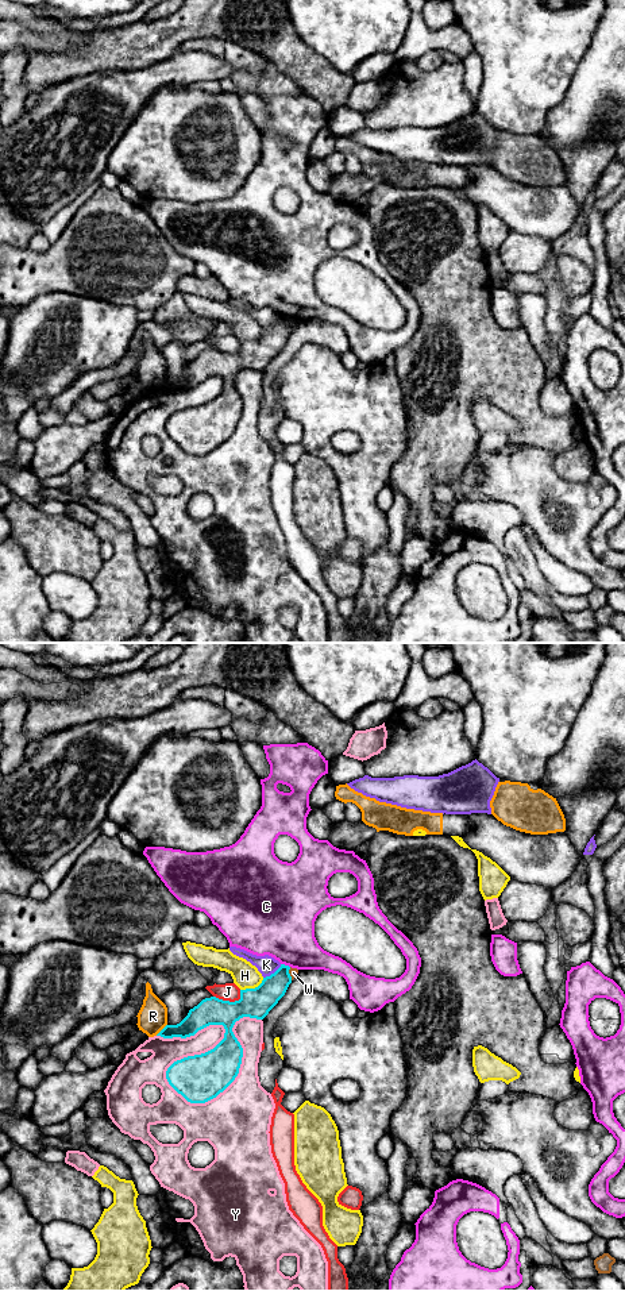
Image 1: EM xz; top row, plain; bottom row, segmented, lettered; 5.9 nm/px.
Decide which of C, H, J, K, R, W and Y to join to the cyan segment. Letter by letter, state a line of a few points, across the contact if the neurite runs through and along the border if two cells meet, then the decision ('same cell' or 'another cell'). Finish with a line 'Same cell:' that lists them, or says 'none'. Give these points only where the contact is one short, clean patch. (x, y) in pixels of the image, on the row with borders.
C: another cell
H: another cell
J: another cell
K: line xz (281, 964), (263, 978); another cell
R: another cell
W: line xz (289, 967), (292, 979); another cell
Y: another cell
Same cell: none

